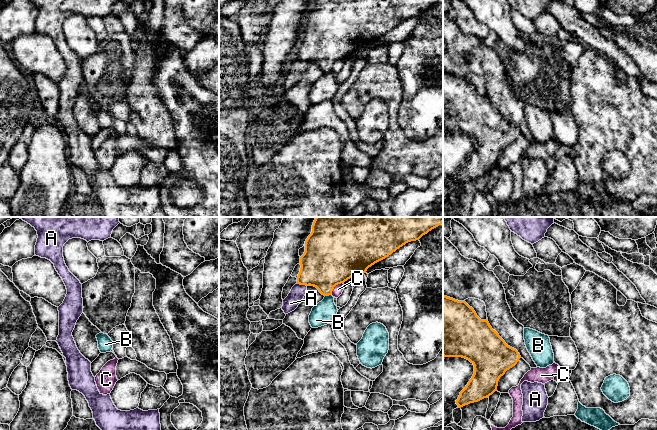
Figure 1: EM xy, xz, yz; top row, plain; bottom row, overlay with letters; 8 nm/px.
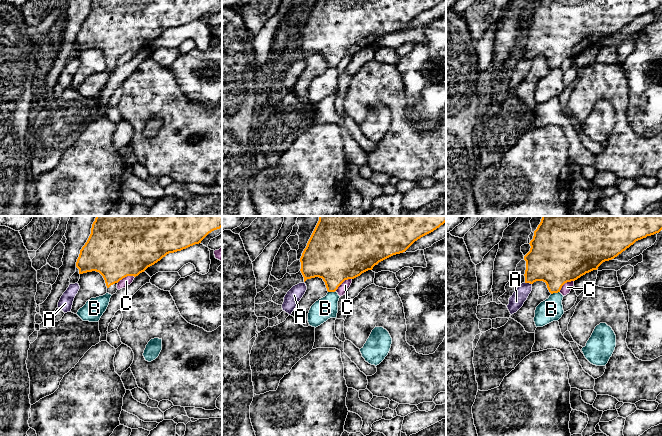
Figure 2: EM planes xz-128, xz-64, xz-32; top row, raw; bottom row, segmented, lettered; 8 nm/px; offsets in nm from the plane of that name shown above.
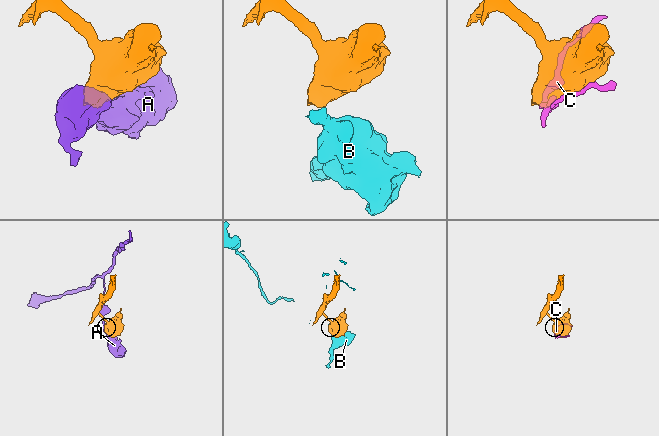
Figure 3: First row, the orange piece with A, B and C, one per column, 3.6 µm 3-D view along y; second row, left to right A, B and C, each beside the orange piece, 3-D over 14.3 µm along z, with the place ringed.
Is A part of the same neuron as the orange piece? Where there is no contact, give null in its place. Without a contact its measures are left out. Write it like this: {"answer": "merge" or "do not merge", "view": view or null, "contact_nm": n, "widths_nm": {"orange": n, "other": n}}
{"answer": "do not merge", "view": "xz", "contact_nm": 80, "widths_nm": {"orange": 380, "other": 120}}

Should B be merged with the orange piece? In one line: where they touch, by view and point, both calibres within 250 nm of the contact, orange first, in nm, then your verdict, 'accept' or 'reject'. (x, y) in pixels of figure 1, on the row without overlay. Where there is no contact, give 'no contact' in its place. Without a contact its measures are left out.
meets orange in xz at (327, 71); 380 nm thick on the orange side, 190 nm on the other; reject

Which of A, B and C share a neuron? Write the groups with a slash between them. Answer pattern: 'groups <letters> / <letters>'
groups A / B / C

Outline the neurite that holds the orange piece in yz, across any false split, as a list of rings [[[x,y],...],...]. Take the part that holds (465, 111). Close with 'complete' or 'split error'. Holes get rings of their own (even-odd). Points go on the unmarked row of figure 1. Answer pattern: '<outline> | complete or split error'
[[[443,72],[443,132],[462,133],[474,141],[472,154],[456,176],[459,184],[497,167],[500,153],[521,134],[465,77],[447,72]]] | complete

